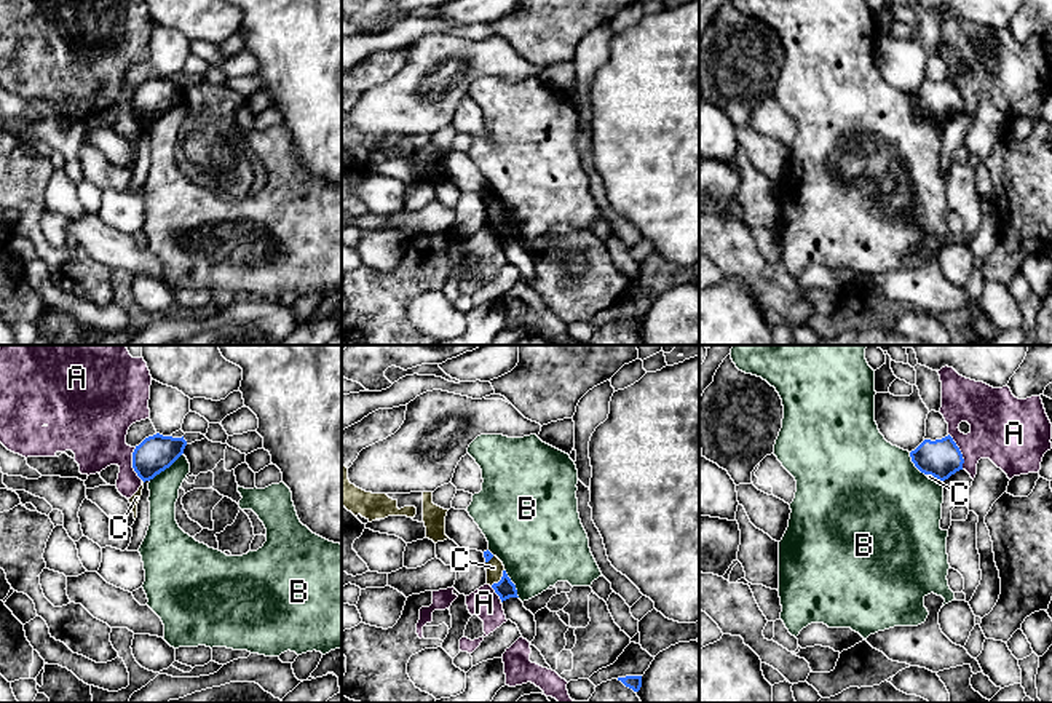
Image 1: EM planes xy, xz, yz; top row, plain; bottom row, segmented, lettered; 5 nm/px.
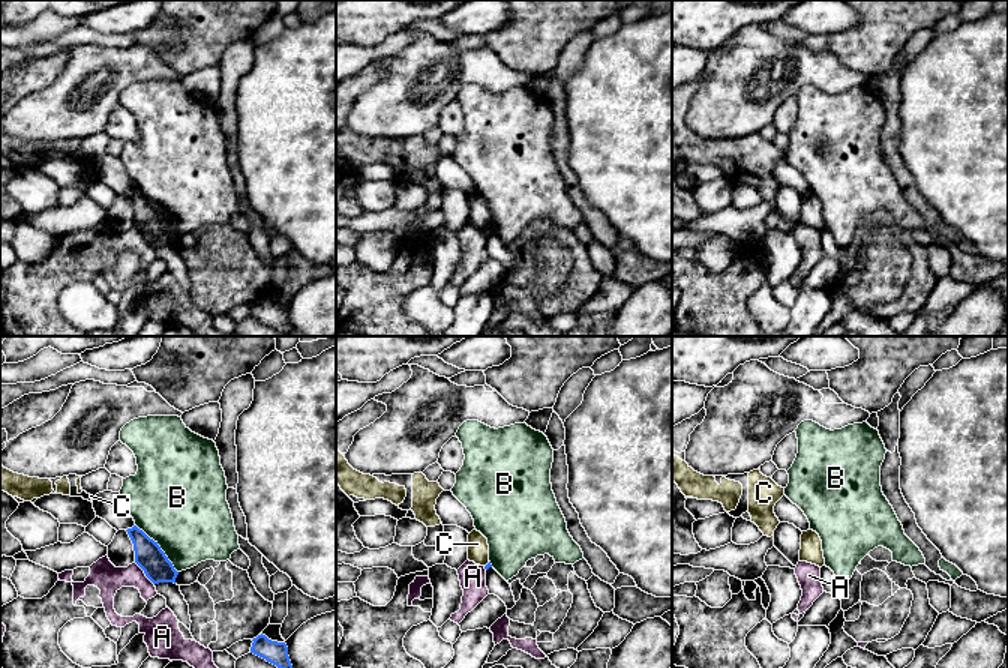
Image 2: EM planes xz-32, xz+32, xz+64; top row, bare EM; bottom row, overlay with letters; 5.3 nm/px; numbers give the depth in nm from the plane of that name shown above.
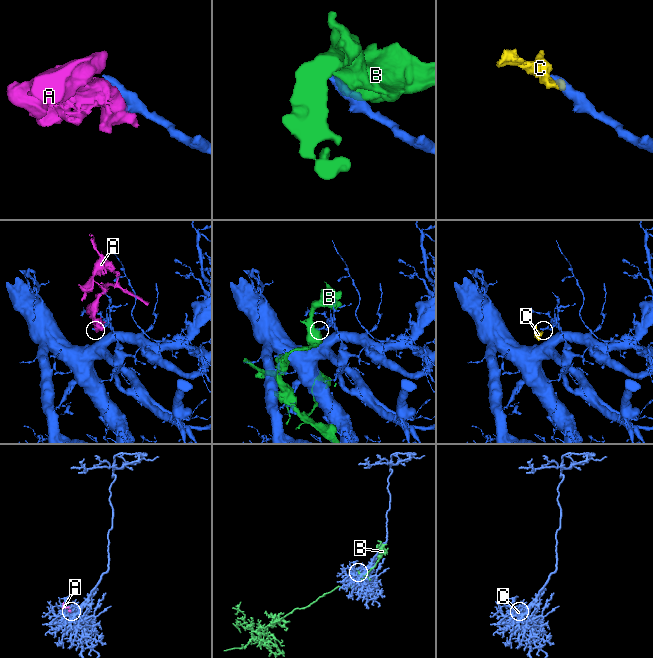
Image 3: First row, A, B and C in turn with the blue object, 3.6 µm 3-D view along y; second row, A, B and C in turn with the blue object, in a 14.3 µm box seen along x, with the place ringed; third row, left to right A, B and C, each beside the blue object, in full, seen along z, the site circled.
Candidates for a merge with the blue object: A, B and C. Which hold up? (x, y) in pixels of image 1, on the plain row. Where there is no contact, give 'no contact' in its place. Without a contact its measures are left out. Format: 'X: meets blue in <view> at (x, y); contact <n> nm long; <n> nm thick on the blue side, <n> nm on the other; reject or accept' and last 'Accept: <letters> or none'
A: meets blue in yz at (960, 93); contact 200 nm long; 190 nm thick on the blue side, 340 nm on the other; reject
B: meets blue in xy at (165, 111); contact 220 nm long; 180 nm thick on the blue side, 150 nm on the other; reject
C: meets blue in xz at (502, 221); contact 110 nm long; 100 nm thick on the blue side, 90 nm on the other; reject
Accept: none

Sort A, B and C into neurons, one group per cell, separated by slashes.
A / B / C

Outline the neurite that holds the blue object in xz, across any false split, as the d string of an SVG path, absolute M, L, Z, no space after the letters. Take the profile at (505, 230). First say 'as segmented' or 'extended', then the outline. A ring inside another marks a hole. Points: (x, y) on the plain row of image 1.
as segmented; M503 212L501 222L498 225L493 225L492 230L500 238L501 244L509 241L509 240L519 240L516 227L511 224L506 212Z

